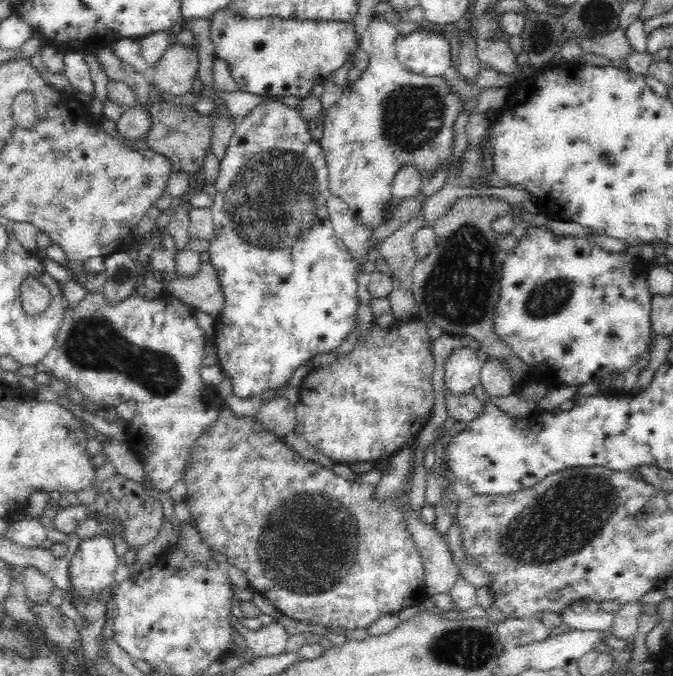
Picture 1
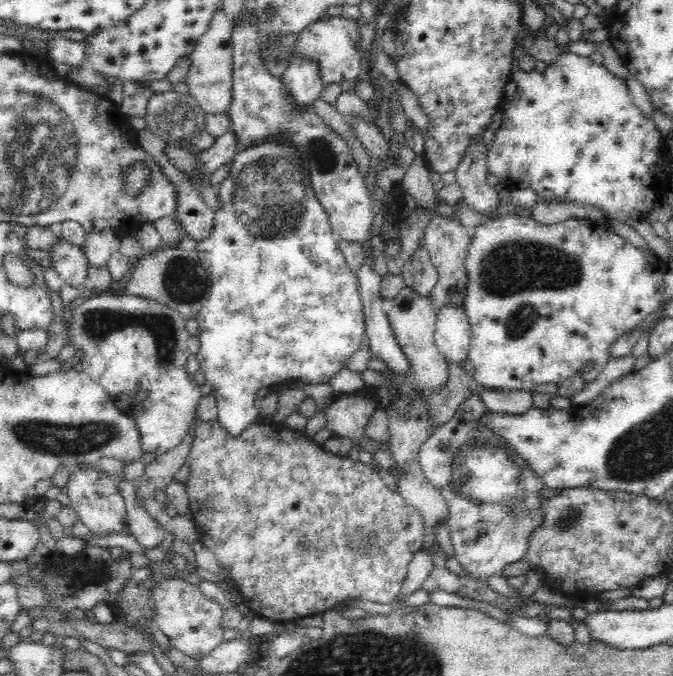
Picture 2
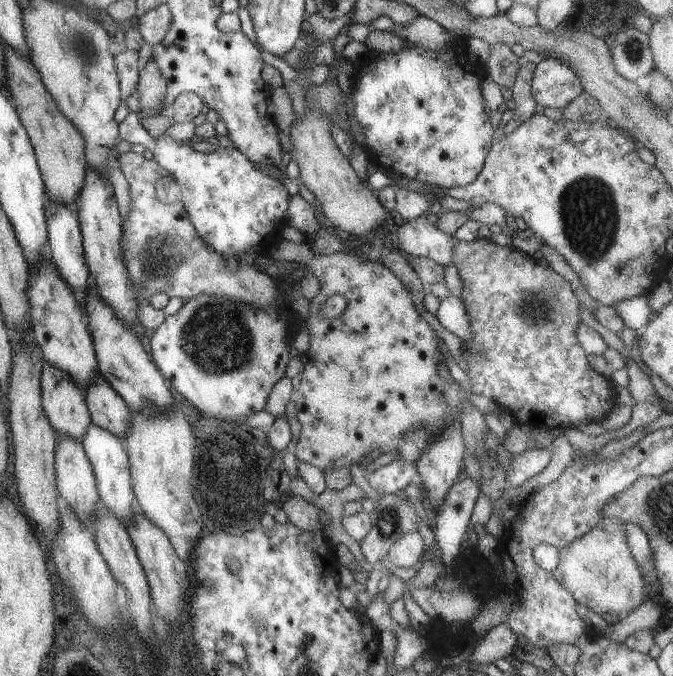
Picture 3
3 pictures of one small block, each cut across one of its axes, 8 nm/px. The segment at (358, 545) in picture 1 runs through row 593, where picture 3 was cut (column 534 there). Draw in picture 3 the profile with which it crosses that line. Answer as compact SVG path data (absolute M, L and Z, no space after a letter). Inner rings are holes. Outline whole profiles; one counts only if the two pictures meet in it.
M453 237L453 256L451 256L451 264L458 270L459 278L461 278L461 302L463 303L469 320L469 332L472 333L473 342L464 343L464 358L467 360L467 370L465 373L470 380L471 391L475 395L483 395L489 400L496 402L501 408L504 408L513 416L515 422L519 424L527 424L527 426L537 429L547 430L556 428L560 431L569 427L579 426L581 422L601 421L605 418L613 404L615 404L615 394L613 394L613 383L610 379L598 372L595 372L586 359L586 354L581 350L581 346L575 340L575 328L580 324L579 319L579 301L572 291L571 285L567 280L561 278L555 271L545 264L537 264L530 254L523 253L513 247L499 246L490 240L476 237L475 240L465 242L457 240Z

